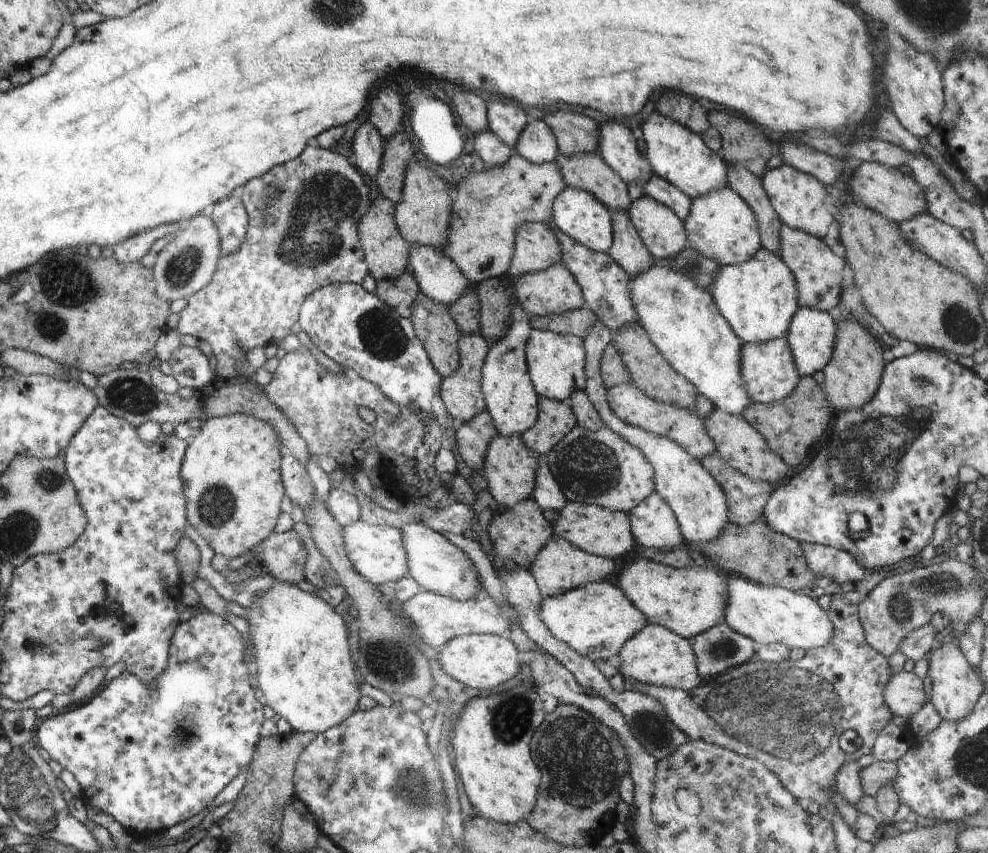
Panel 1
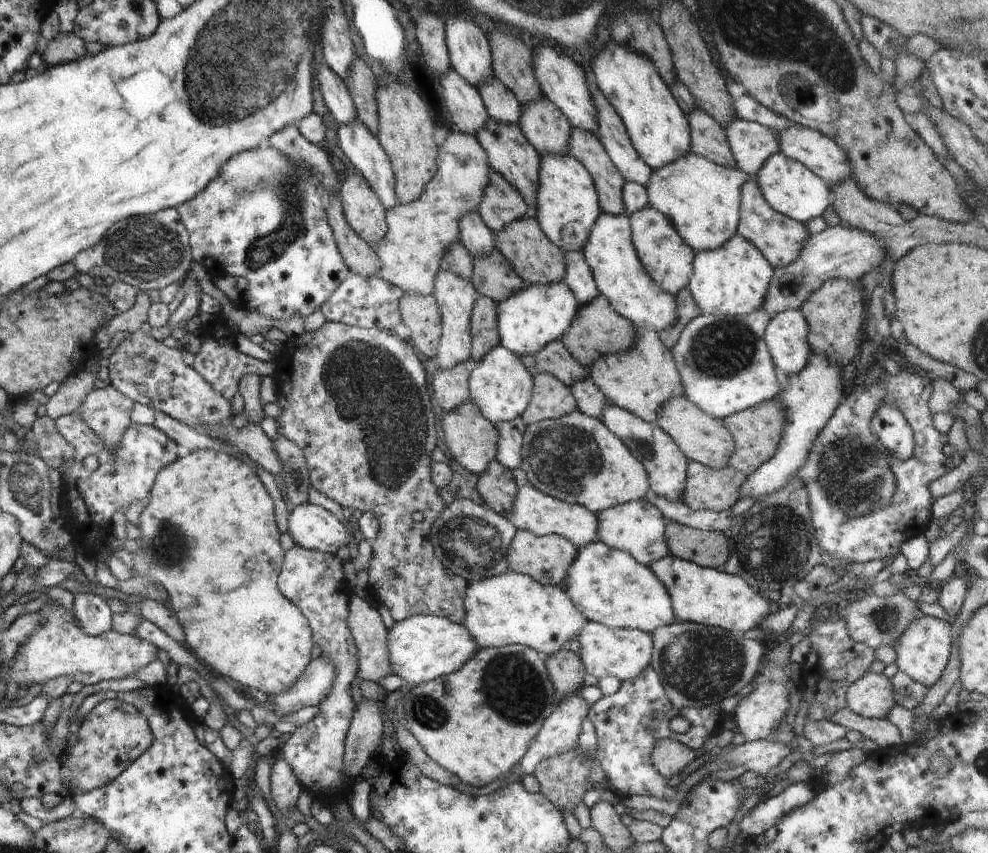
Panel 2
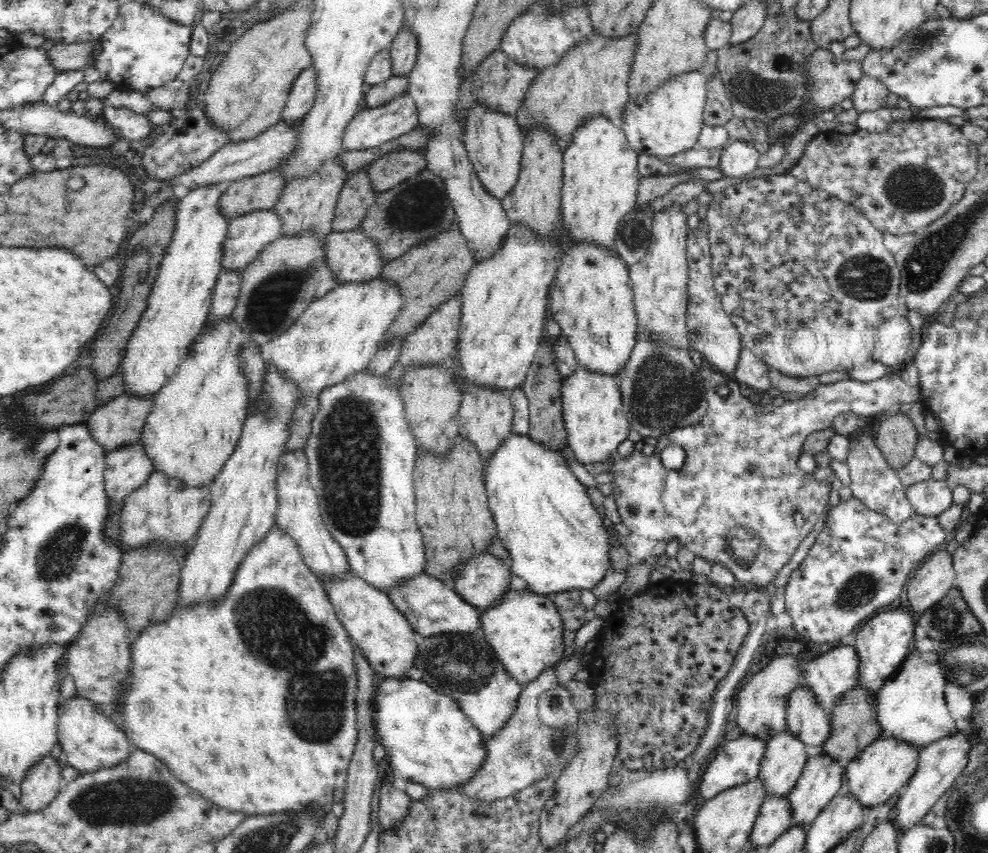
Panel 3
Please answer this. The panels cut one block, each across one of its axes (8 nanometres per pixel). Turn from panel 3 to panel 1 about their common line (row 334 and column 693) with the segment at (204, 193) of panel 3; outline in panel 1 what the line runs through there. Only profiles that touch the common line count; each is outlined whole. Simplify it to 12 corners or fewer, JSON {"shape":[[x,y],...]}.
{"shape":[[658,111],[641,128],[654,174],[691,199],[728,186],[721,154]]}

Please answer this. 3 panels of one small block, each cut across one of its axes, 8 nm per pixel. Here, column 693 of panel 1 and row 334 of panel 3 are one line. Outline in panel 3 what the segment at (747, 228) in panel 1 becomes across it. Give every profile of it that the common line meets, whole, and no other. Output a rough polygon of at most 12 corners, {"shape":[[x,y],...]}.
{"shape":[[233,316],[203,328],[139,443],[208,487],[250,412]]}

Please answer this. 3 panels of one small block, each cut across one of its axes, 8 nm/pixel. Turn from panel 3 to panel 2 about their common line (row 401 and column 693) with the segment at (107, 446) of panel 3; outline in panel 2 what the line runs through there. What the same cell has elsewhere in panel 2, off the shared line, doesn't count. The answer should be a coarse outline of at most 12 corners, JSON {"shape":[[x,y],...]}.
{"shape":[[696,106],[690,153],[736,168],[726,133]]}

